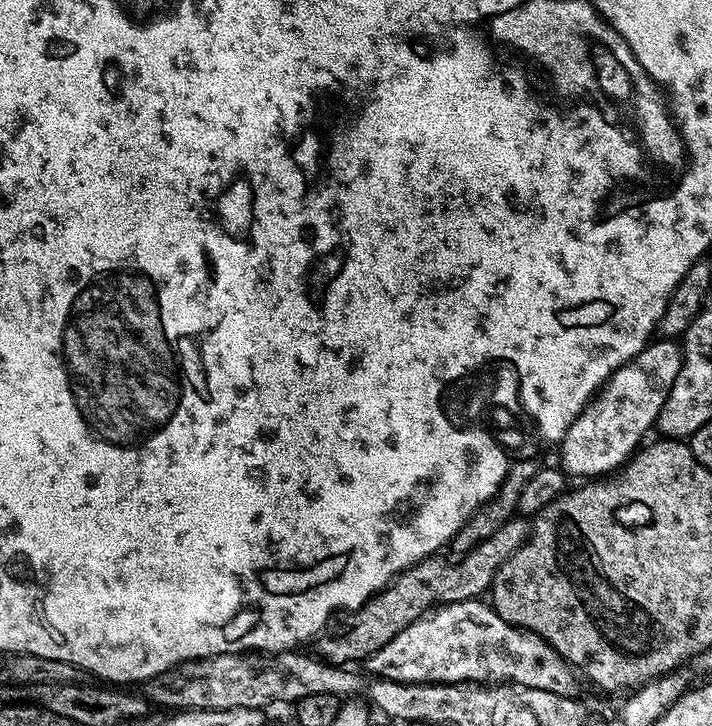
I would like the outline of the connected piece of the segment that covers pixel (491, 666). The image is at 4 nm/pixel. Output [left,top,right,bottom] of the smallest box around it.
[362,599,577,696]

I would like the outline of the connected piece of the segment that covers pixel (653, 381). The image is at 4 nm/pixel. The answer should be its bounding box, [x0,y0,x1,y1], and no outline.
[559,338,684,478]

